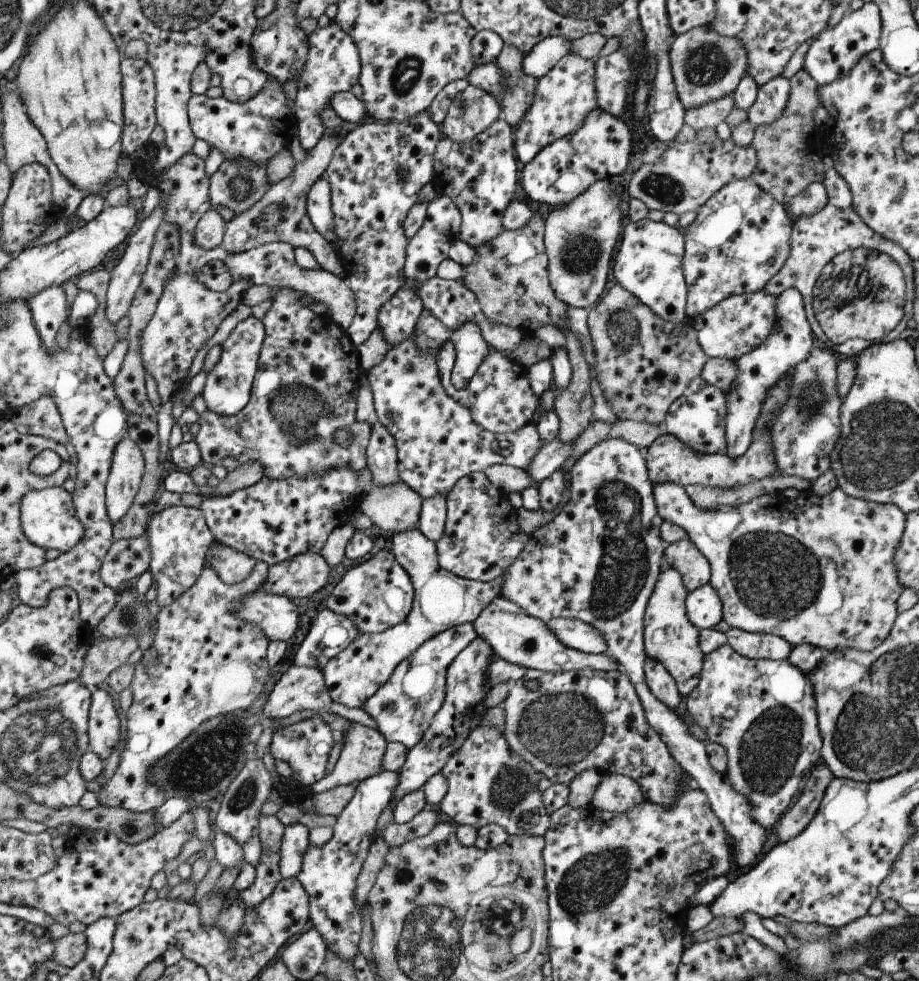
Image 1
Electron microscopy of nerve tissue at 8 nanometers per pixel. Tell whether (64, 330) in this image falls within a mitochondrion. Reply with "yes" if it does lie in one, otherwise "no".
no

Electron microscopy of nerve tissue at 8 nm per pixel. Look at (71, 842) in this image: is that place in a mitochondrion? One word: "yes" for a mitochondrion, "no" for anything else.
no

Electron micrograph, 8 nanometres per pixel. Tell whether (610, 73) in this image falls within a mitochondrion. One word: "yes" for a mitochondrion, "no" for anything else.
no

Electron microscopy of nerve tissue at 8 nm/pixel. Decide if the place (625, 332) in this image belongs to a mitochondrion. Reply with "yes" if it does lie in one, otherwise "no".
yes

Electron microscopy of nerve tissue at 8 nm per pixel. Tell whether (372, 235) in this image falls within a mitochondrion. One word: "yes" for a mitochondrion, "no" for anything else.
no

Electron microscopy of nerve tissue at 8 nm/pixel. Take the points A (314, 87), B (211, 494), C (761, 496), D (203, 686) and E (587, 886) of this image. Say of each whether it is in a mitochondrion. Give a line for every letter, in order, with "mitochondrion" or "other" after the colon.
A: other
B: other
C: other
D: other
E: mitochondrion

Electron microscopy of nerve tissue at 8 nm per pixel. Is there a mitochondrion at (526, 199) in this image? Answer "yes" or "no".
no

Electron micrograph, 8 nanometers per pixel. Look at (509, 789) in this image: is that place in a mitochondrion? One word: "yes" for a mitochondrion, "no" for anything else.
yes

